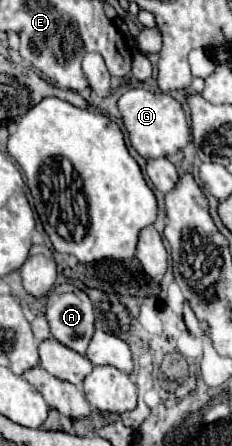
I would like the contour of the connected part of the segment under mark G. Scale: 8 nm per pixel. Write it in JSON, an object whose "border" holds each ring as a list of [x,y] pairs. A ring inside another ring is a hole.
{"border":[[[132,88],[120,96],[118,110],[122,114],[122,122],[128,132],[130,144],[142,158],[162,158],[166,154],[174,154],[182,150],[190,140],[190,128],[184,110],[170,94],[154,94],[144,88]]]}

